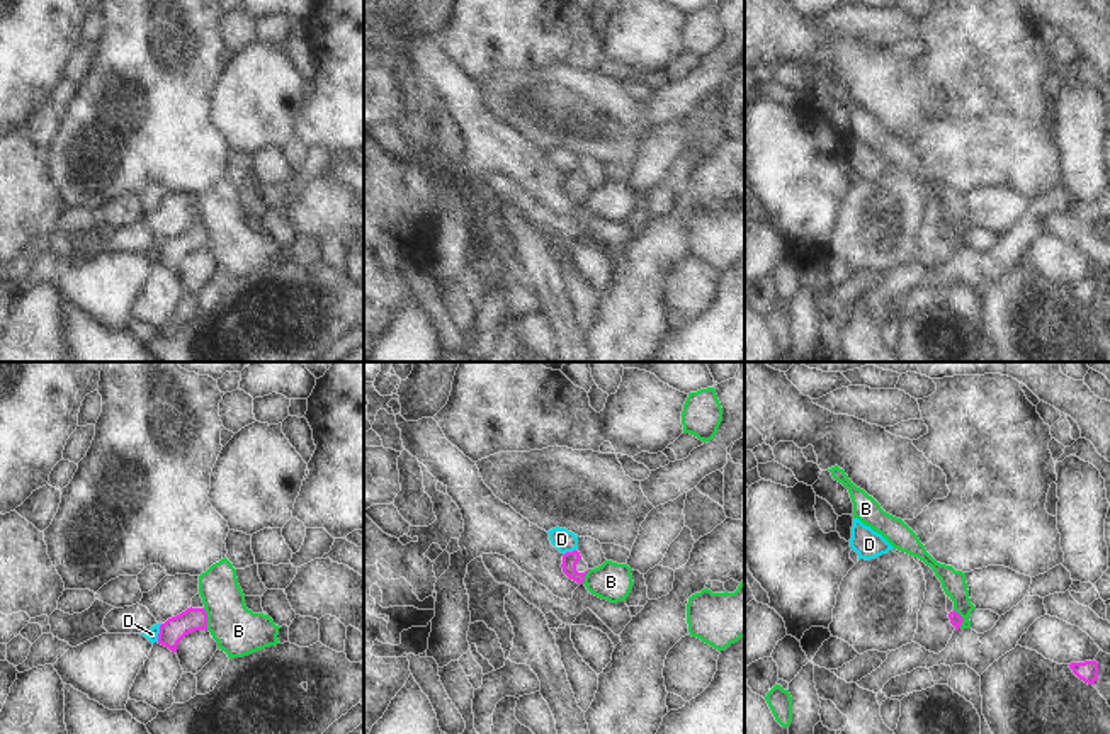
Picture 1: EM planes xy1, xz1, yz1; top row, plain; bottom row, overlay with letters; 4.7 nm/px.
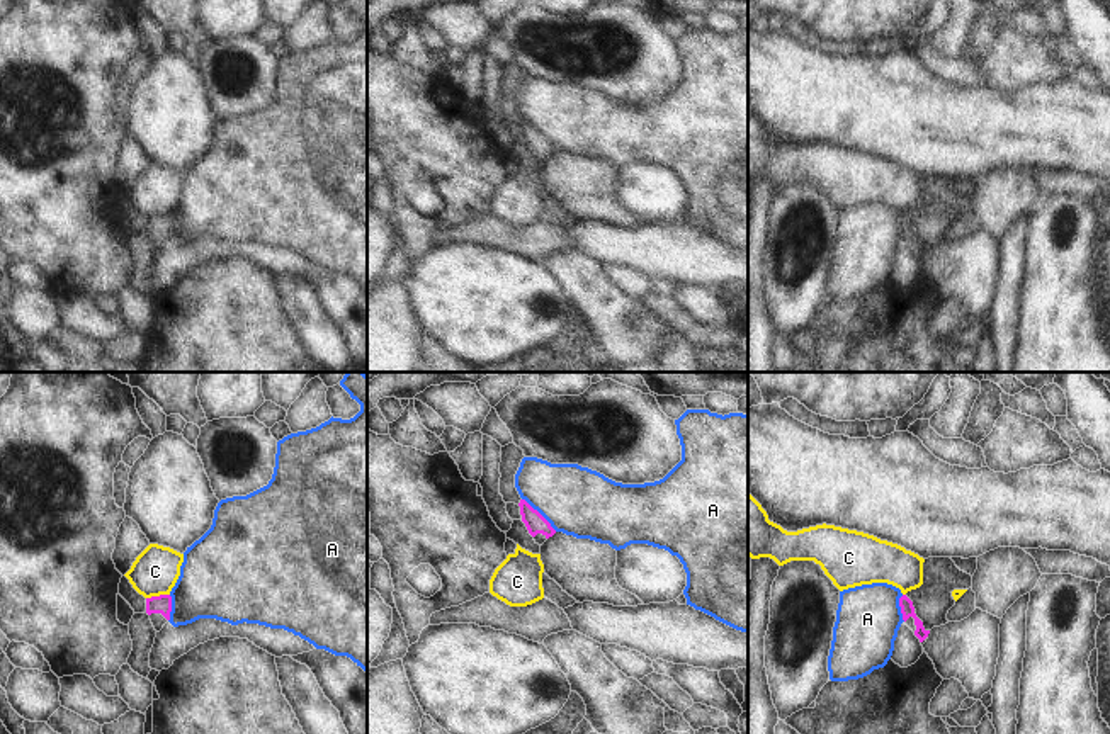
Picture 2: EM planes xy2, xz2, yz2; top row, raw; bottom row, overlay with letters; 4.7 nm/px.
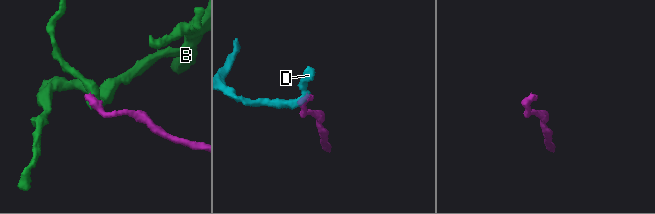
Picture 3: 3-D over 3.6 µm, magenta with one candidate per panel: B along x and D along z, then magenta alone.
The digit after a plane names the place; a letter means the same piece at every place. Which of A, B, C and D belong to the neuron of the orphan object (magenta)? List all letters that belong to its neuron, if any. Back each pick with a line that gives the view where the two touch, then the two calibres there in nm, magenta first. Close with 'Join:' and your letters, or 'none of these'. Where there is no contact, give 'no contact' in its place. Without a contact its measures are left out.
Join: none of these

